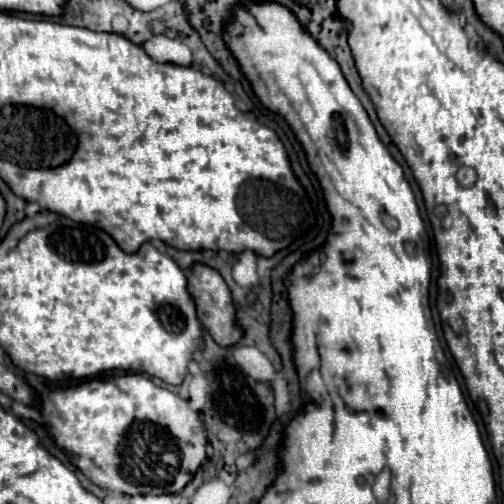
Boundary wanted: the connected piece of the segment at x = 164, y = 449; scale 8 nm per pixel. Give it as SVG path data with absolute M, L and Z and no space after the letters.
M122 374L122 376L106 376L106 378L98 378L98 380L90 380L90 382L84 382L76 388L66 388L66 390L48 390L48 392L42 392L40 394L42 398L42 404L40 404L40 414L44 416L50 432L54 434L56 442L60 448L64 448L64 452L68 454L70 462L88 478L92 480L96 486L104 488L104 490L110 490L110 492L122 492L122 494L178 494L184 490L184 486L194 478L192 474L196 474L198 466L206 460L206 432L204 432L204 422L202 422L202 416L200 412L192 410L190 404L186 400L182 400L180 396L172 394L170 390L164 390L160 386L156 386L150 378L142 376L142 374Z

